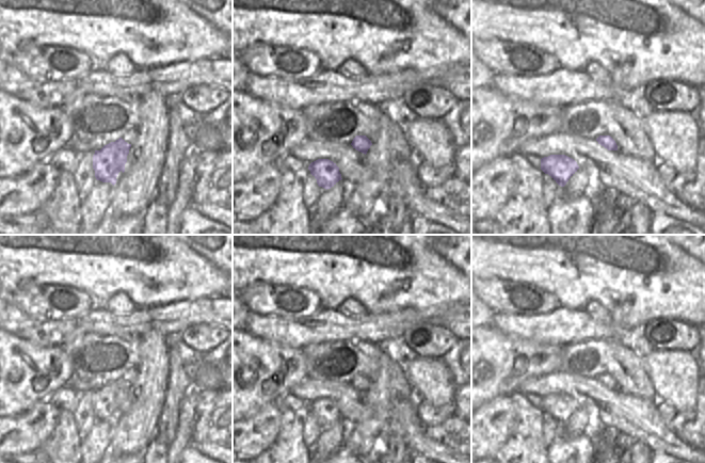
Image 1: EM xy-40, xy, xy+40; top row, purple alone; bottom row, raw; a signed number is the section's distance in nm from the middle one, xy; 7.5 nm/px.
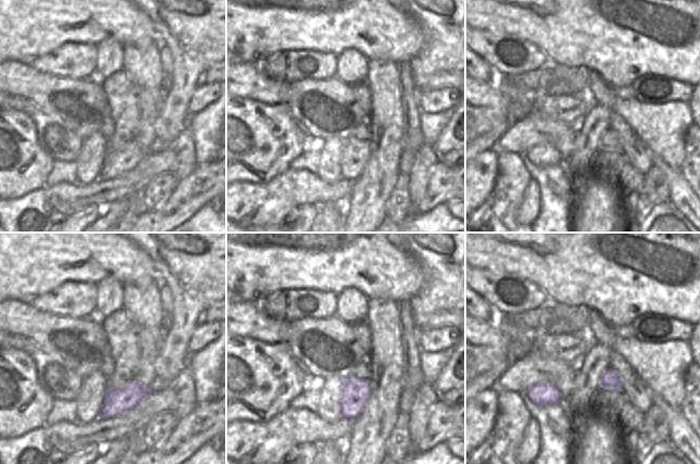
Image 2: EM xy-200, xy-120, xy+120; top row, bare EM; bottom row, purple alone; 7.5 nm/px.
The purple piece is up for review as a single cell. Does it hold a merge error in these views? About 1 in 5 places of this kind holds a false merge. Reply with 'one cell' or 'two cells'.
one cell

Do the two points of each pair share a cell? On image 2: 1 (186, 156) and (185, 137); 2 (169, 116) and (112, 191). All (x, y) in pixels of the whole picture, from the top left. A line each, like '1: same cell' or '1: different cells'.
1: same cell
2: different cells

